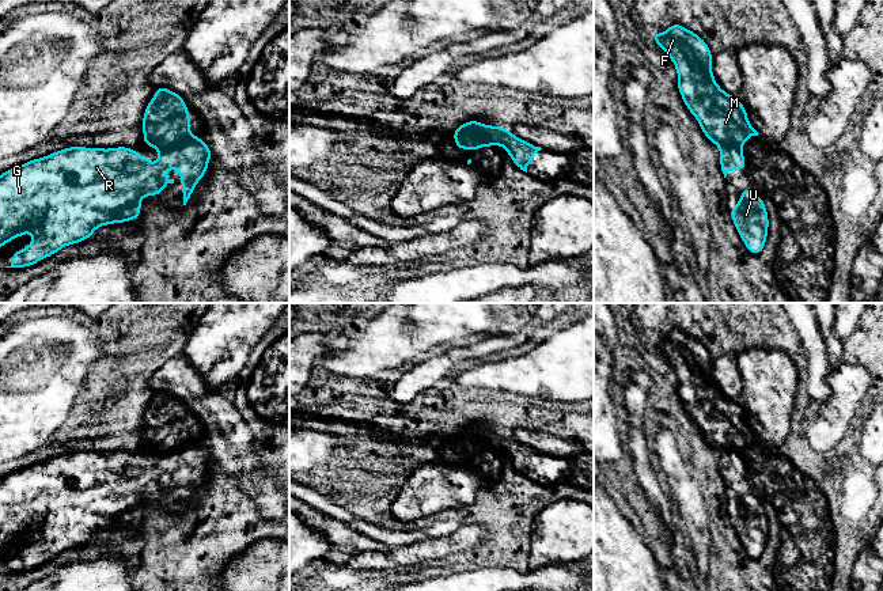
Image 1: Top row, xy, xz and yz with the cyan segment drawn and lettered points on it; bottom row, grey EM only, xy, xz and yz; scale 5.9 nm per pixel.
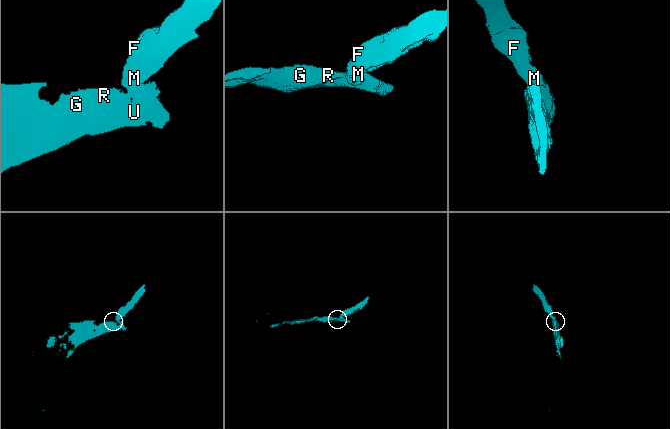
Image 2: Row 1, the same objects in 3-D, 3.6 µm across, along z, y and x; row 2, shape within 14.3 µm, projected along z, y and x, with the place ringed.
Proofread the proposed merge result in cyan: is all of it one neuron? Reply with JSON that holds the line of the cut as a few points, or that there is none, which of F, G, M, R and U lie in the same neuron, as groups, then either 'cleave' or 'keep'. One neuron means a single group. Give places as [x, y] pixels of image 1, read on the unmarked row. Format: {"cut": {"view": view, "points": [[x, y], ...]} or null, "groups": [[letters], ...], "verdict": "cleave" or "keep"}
{"cut": {"view": "xy", "points": [[190, 439], [182, 447], [160, 455]]}, "groups": [["F", "M"], ["G", "R", "U"]], "verdict": "cleave"}

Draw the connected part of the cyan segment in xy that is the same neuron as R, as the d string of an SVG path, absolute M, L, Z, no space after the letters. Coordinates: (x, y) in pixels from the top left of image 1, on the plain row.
M190 440L183 448L159 456L156 469L152 469L148 461L140 462L140 456L132 455L130 451L117 452L87 452L68 451L56 455L45 462L29 465L0 478L0 552L10 545L31 537L34 546L26 553L18 554L12 560L12 567L5 572L27 572L43 562L48 562L61 554L64 550L80 548L90 541L101 530L132 526L140 520L140 504L147 500L160 500L162 495L174 488L164 477L175 473L181 477L181 489L183 499L183 509L194 496L197 486L208 476L211 452L198 440Z

